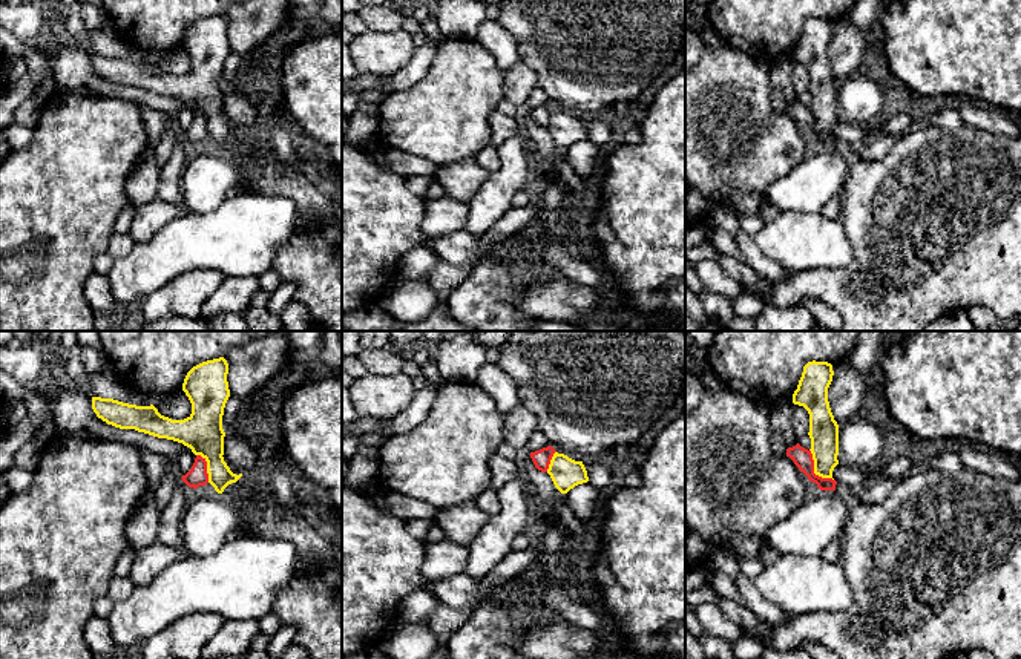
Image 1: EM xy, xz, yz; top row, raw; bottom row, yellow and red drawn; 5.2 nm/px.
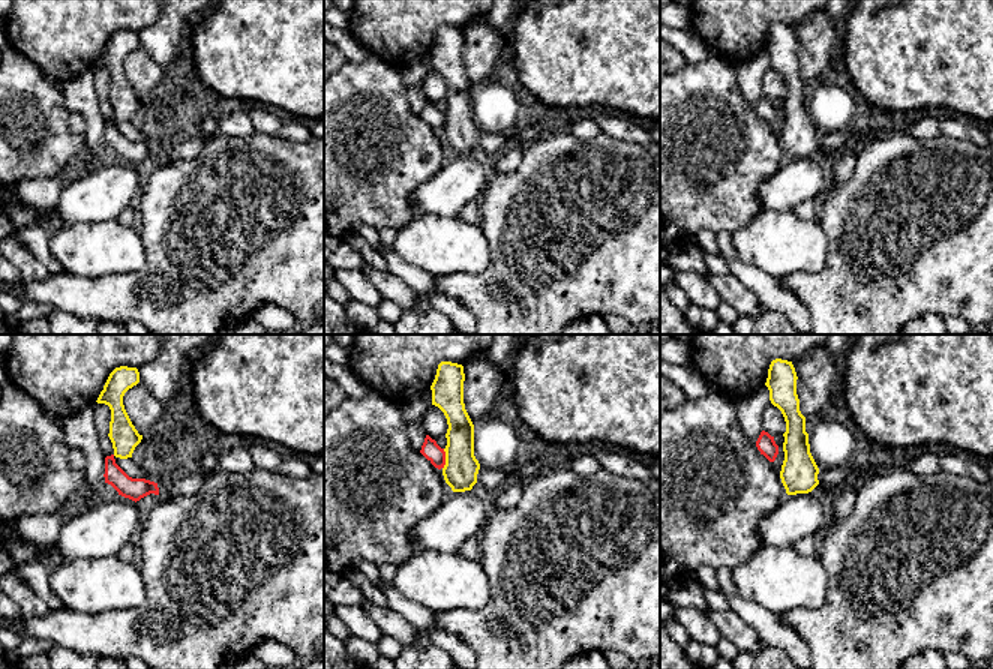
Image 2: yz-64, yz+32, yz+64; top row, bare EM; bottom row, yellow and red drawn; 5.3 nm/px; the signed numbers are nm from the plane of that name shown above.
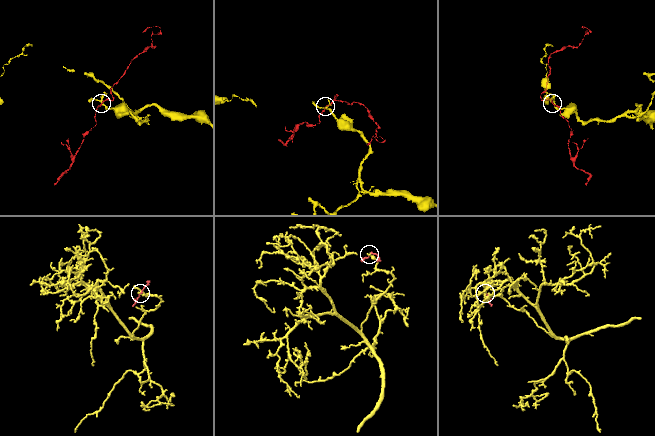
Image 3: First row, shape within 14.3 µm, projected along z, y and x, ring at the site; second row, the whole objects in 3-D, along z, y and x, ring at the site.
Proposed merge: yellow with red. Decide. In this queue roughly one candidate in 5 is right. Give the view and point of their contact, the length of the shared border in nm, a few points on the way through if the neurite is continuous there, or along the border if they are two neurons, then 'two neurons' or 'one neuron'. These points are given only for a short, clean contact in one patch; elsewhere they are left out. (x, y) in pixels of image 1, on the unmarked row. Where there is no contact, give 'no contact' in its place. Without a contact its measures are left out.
yz (814, 127) | 200 nm | along yz (810, 106), (813, 127), (833, 137) | two neurons

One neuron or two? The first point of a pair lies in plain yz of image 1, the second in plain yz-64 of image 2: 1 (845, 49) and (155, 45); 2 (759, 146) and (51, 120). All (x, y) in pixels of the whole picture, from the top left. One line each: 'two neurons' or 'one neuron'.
1: two neurons
2: one neuron

